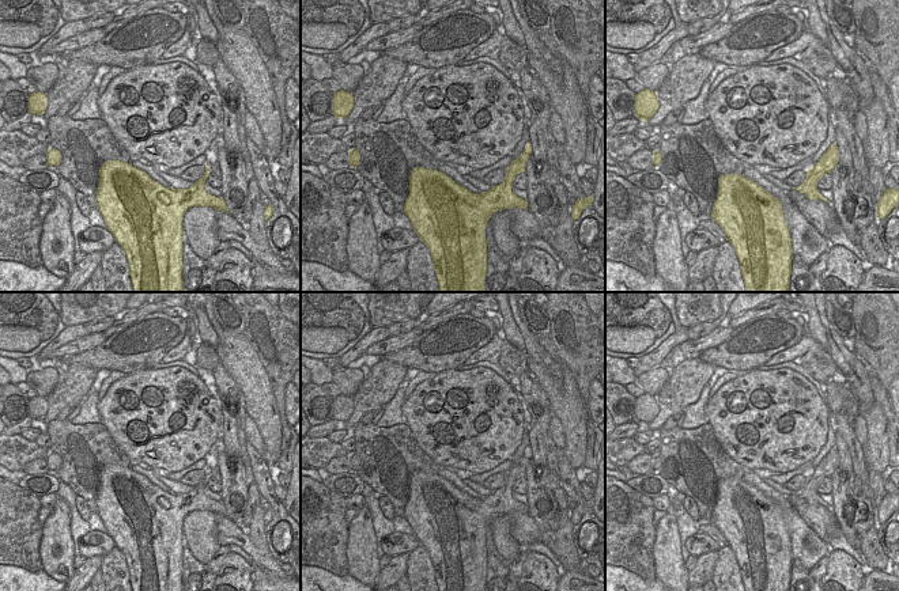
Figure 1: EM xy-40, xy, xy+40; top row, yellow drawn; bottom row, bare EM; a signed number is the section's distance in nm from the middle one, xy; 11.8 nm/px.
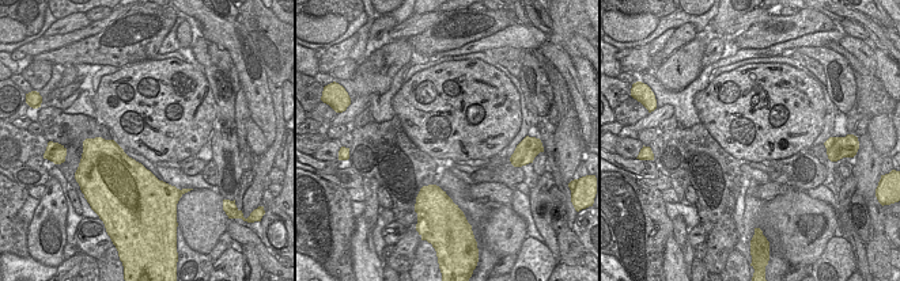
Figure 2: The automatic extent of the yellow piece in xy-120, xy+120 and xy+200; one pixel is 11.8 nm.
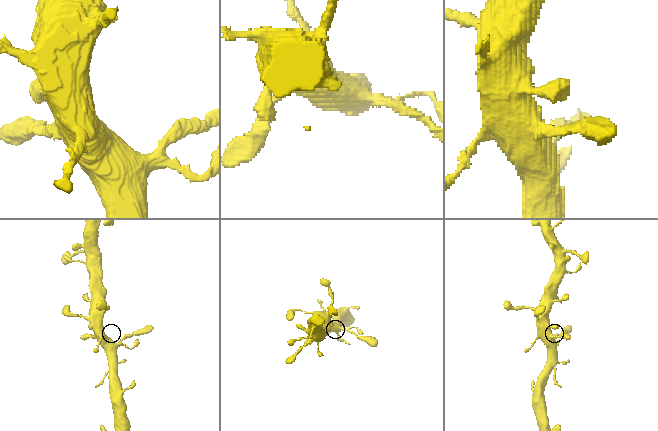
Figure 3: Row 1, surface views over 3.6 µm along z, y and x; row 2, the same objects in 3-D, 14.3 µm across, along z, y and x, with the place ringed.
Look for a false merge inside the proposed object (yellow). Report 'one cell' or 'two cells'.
one cell

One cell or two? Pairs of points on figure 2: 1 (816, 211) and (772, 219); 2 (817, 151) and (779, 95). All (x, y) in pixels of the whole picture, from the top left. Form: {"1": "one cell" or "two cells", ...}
{"1": "one cell", "2": "two cells"}

